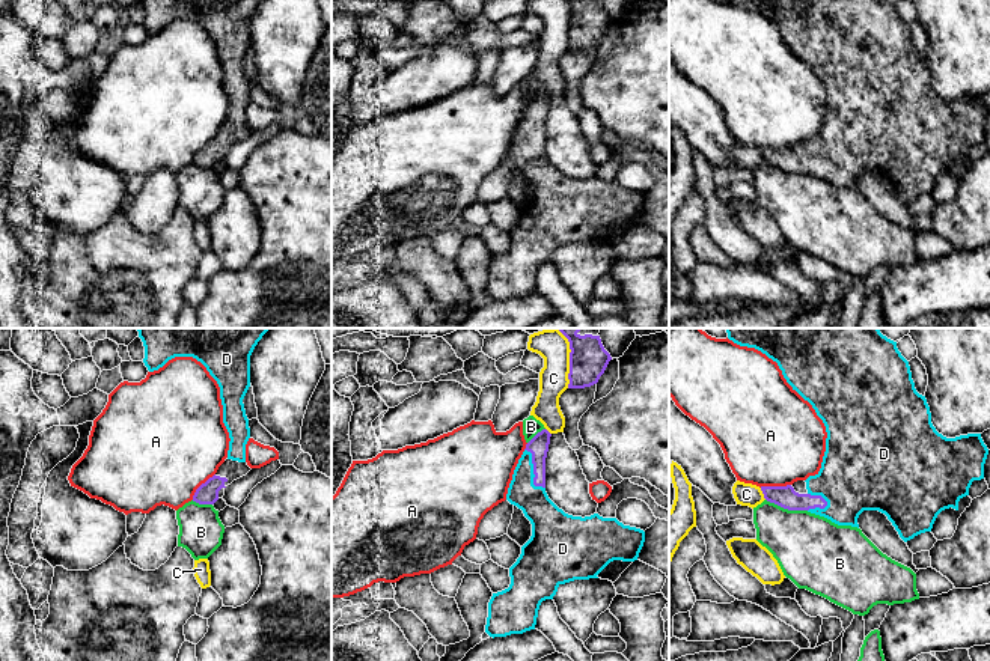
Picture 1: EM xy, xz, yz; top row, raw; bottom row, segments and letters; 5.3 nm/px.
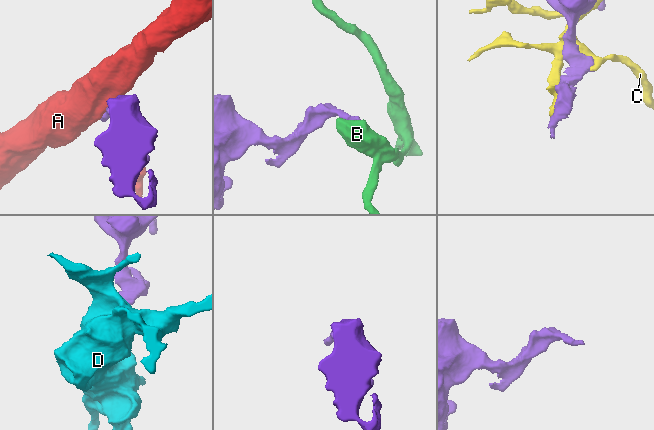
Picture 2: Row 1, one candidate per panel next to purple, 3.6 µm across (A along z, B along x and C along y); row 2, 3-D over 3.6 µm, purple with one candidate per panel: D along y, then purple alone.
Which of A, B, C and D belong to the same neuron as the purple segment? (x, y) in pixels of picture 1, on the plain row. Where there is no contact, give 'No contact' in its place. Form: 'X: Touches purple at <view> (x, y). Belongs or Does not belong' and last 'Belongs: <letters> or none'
A: Touches purple at yz (775, 149). Does not belong
B: Touches purple at yz (787, 170). Does not belong
C: Touches purple at xz (570, 26). Does not belong
D: Touches purple at xz (534, 134). Belongs
Belongs: D

